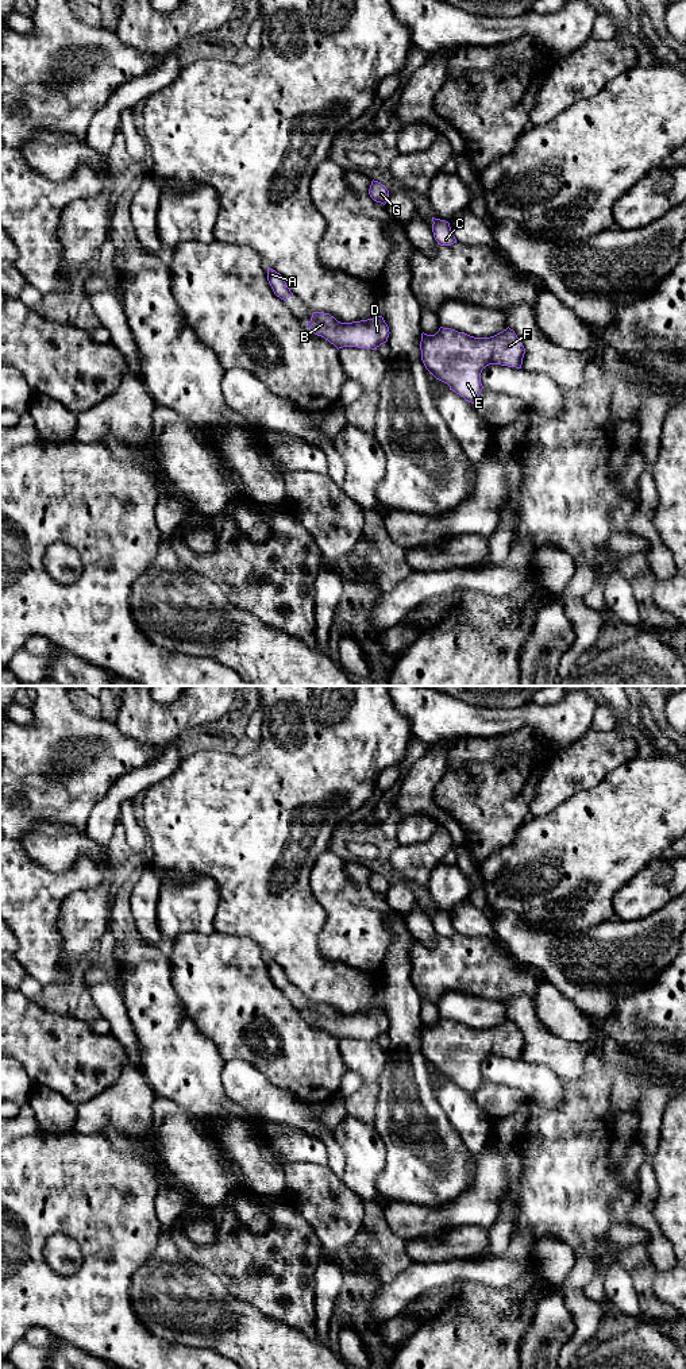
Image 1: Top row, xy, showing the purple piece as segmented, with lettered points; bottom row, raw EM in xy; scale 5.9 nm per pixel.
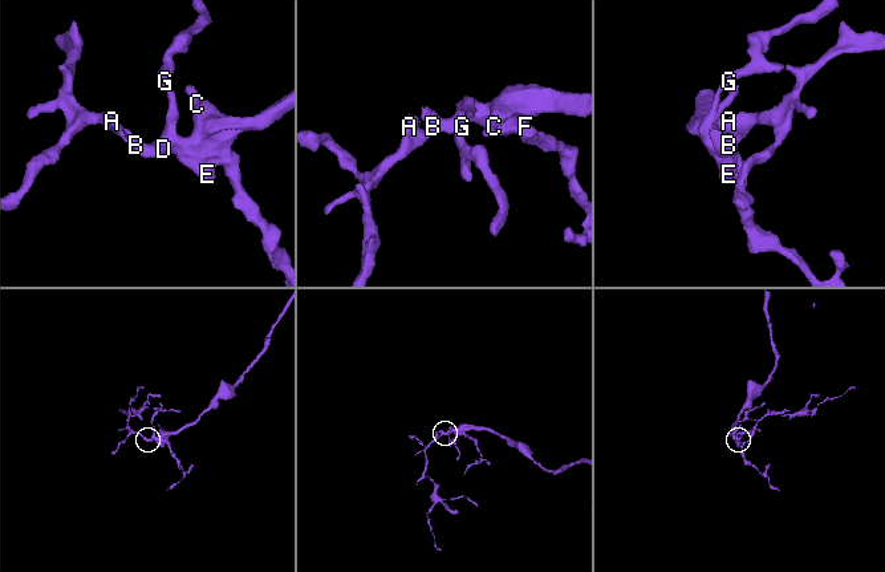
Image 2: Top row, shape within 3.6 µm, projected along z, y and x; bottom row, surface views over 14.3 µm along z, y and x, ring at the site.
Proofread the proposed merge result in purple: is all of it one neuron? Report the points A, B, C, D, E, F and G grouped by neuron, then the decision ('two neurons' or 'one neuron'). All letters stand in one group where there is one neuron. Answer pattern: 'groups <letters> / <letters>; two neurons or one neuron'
groups A B C D E F G; one neuron

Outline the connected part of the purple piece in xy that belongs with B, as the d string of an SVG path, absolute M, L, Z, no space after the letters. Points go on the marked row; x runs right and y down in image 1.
M313 312L307 324L315 335L324 338L338 350L343 347L377 350L388 342L390 333L382 316L340 323L329 313Z

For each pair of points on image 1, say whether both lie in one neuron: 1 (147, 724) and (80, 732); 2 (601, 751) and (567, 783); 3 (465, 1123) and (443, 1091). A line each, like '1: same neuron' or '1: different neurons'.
1: different neurons
2: same neuron
3: same neuron

